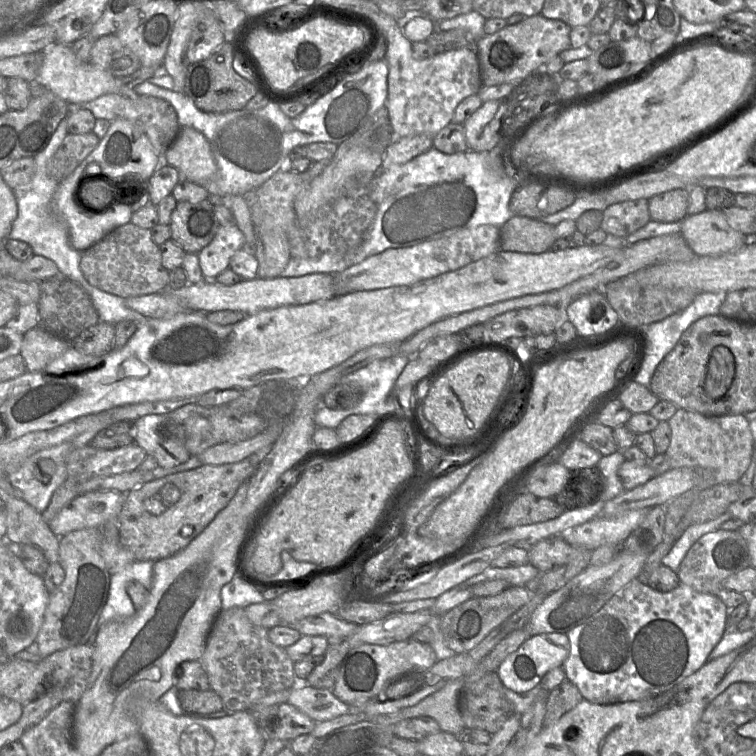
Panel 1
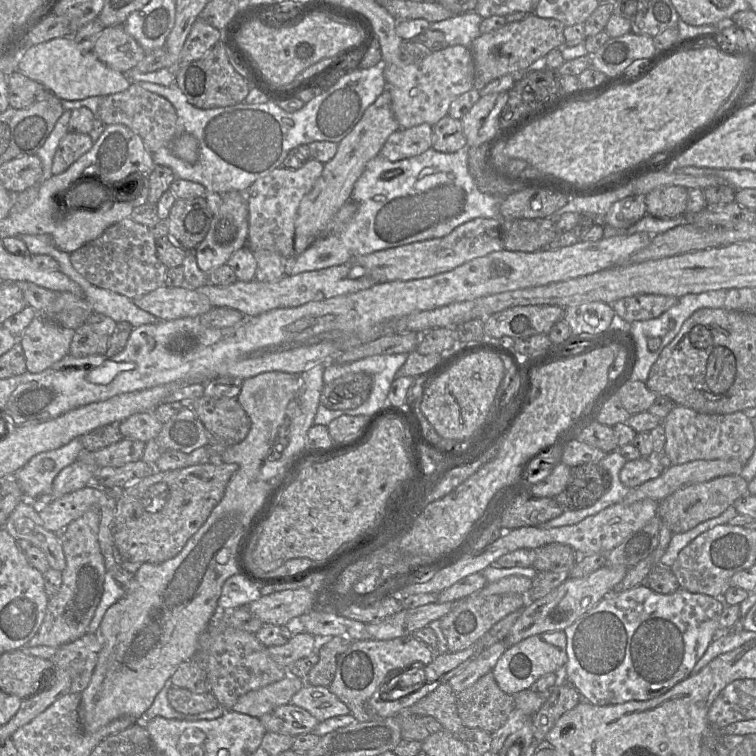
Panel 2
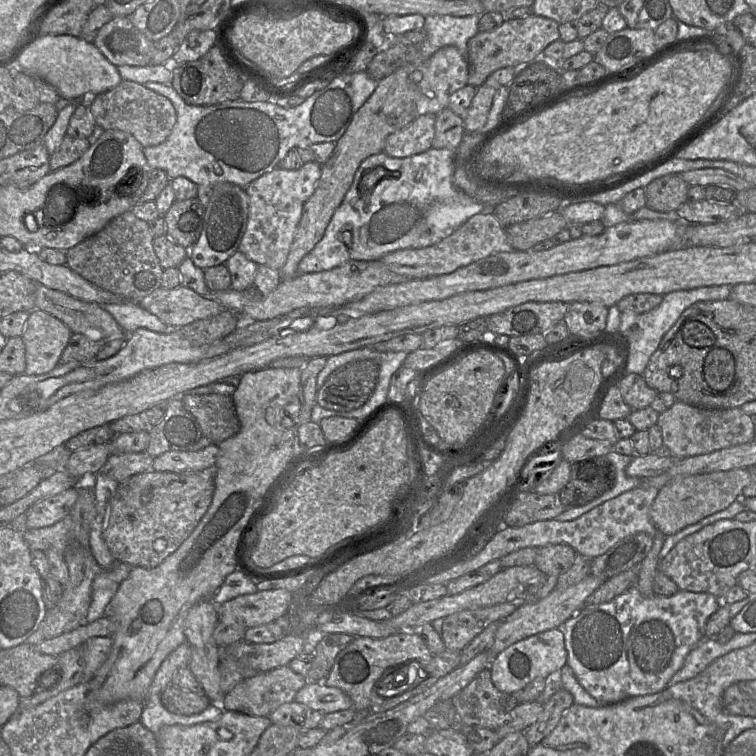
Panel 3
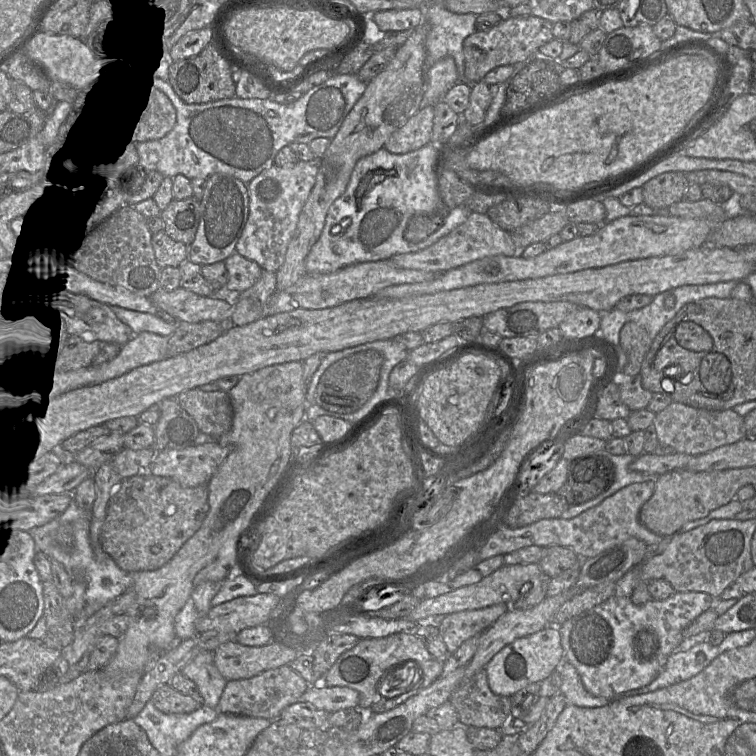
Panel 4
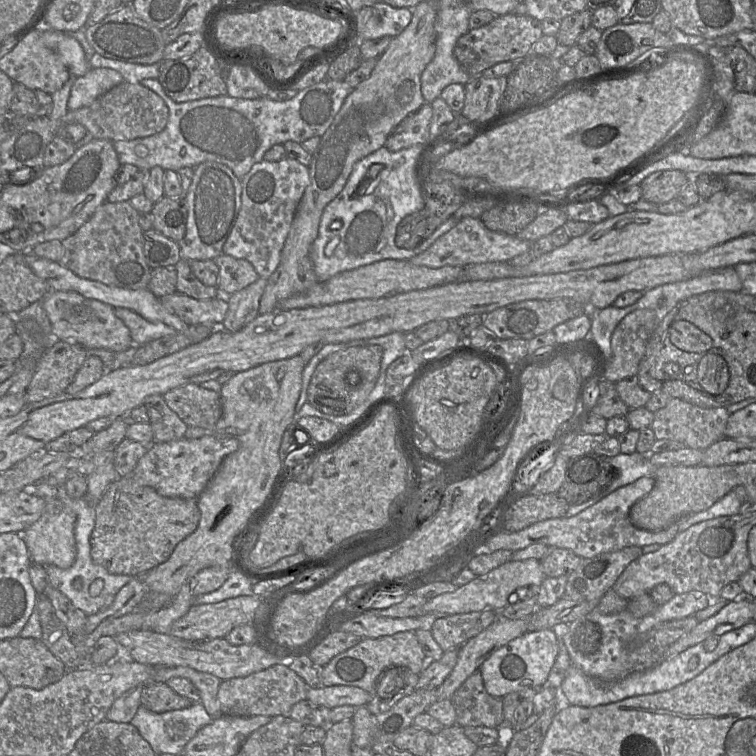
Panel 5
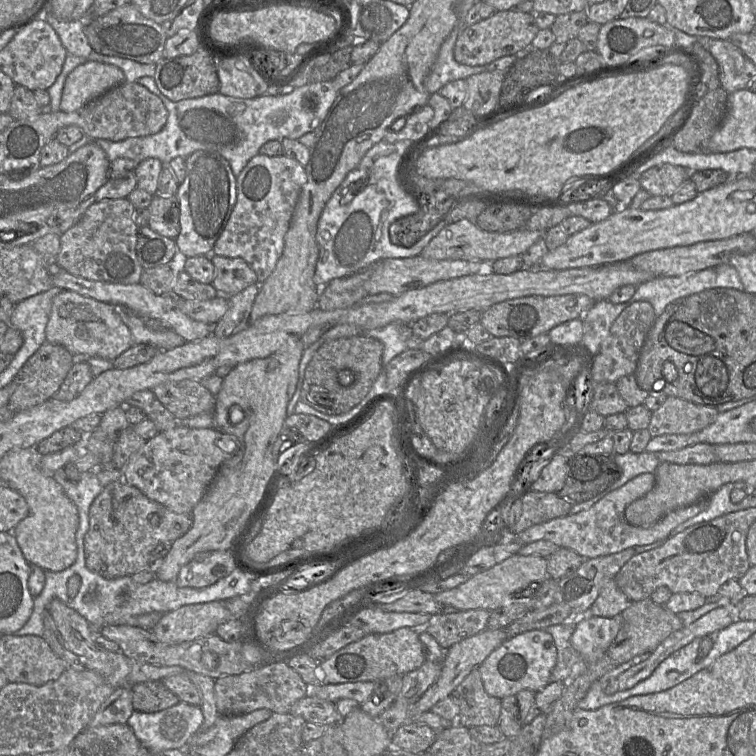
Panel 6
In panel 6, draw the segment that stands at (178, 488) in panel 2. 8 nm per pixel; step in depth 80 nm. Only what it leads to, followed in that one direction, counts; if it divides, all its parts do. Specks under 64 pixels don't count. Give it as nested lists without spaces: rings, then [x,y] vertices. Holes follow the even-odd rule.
[[[122,479],[111,482],[103,487],[89,509],[89,529],[84,538],[86,567],[106,579],[132,575],[145,568],[151,568],[155,572],[155,567],[167,555],[174,541],[183,536],[191,525],[191,513],[173,512]]]

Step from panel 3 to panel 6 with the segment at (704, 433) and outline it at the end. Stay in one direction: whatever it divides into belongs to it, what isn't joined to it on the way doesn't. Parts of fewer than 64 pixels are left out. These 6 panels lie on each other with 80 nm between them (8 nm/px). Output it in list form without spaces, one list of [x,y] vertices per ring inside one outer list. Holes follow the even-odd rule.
[[[667,396],[655,411],[647,427],[652,437],[666,434],[691,434],[712,424],[719,412],[715,406],[694,404],[674,396]]]

